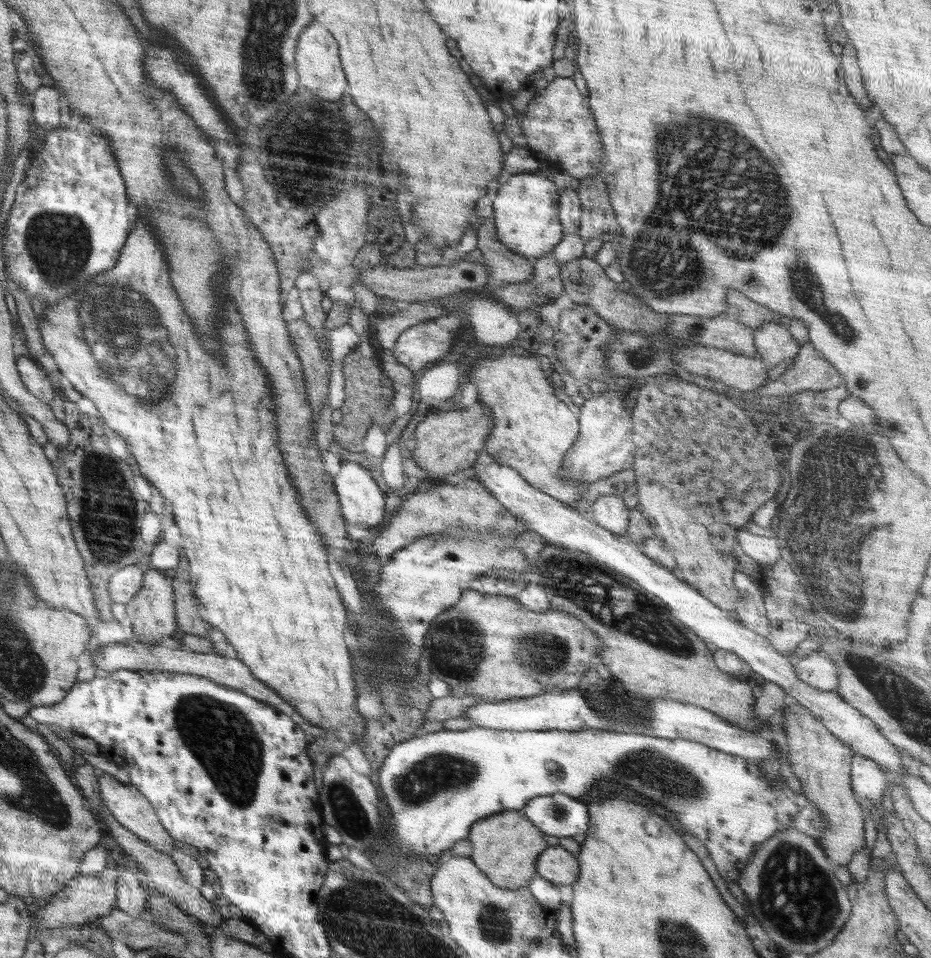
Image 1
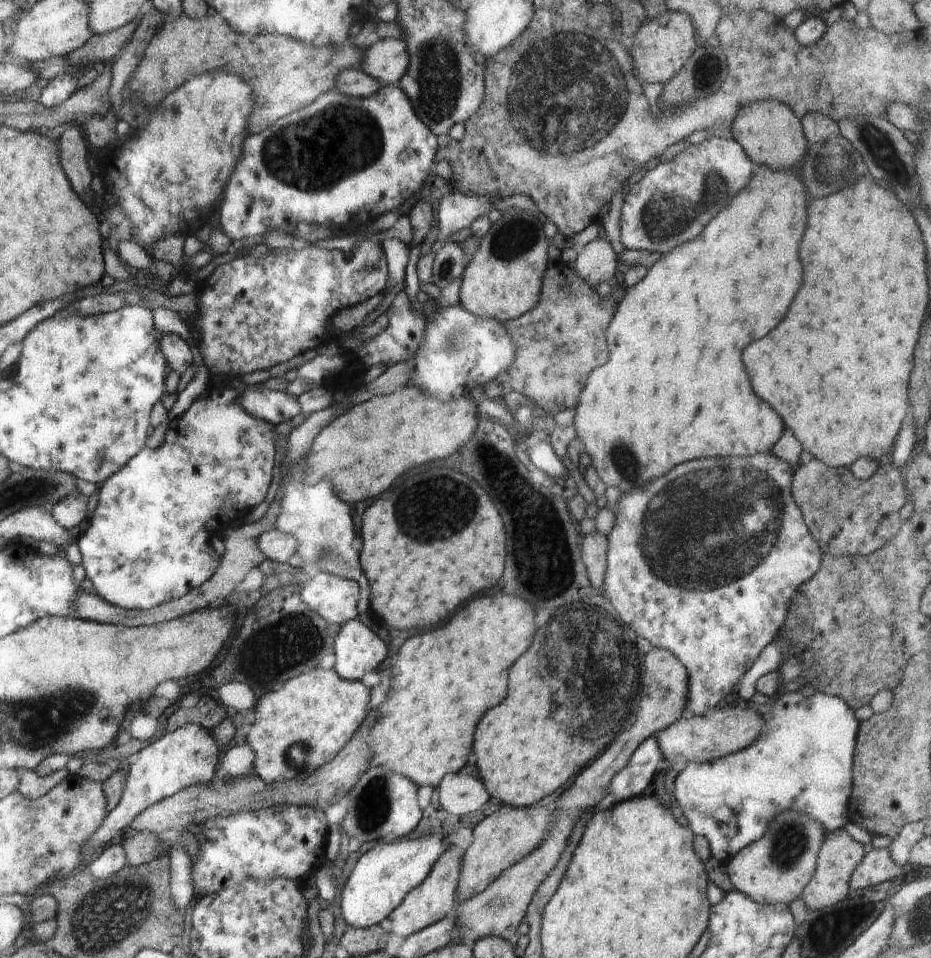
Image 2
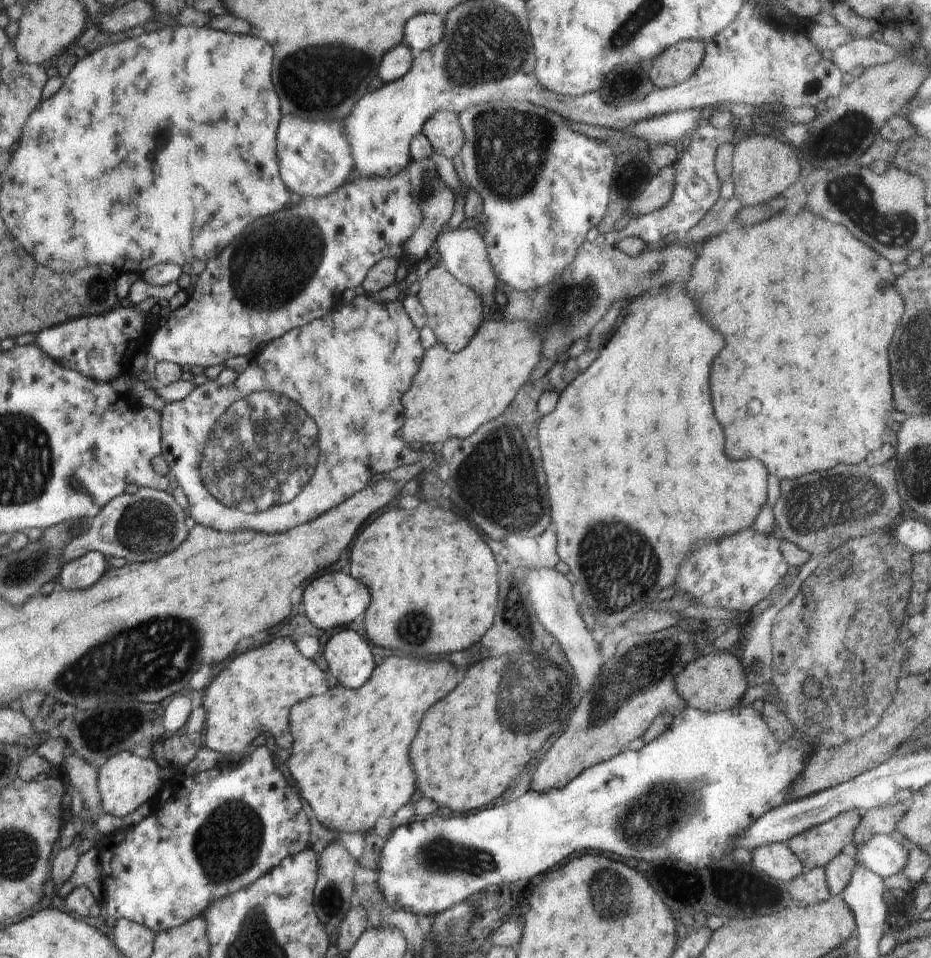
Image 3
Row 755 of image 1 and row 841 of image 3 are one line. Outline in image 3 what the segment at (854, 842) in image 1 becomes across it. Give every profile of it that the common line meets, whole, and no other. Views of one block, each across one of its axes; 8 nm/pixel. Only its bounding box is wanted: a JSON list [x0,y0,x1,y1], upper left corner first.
[786,810,861,870]

